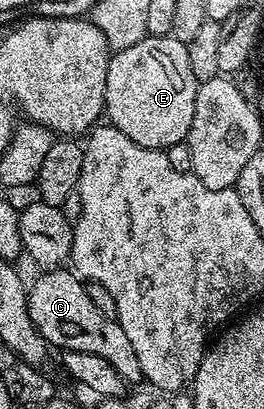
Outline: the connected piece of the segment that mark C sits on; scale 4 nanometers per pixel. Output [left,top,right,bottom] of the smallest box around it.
[27,268,142,383]

